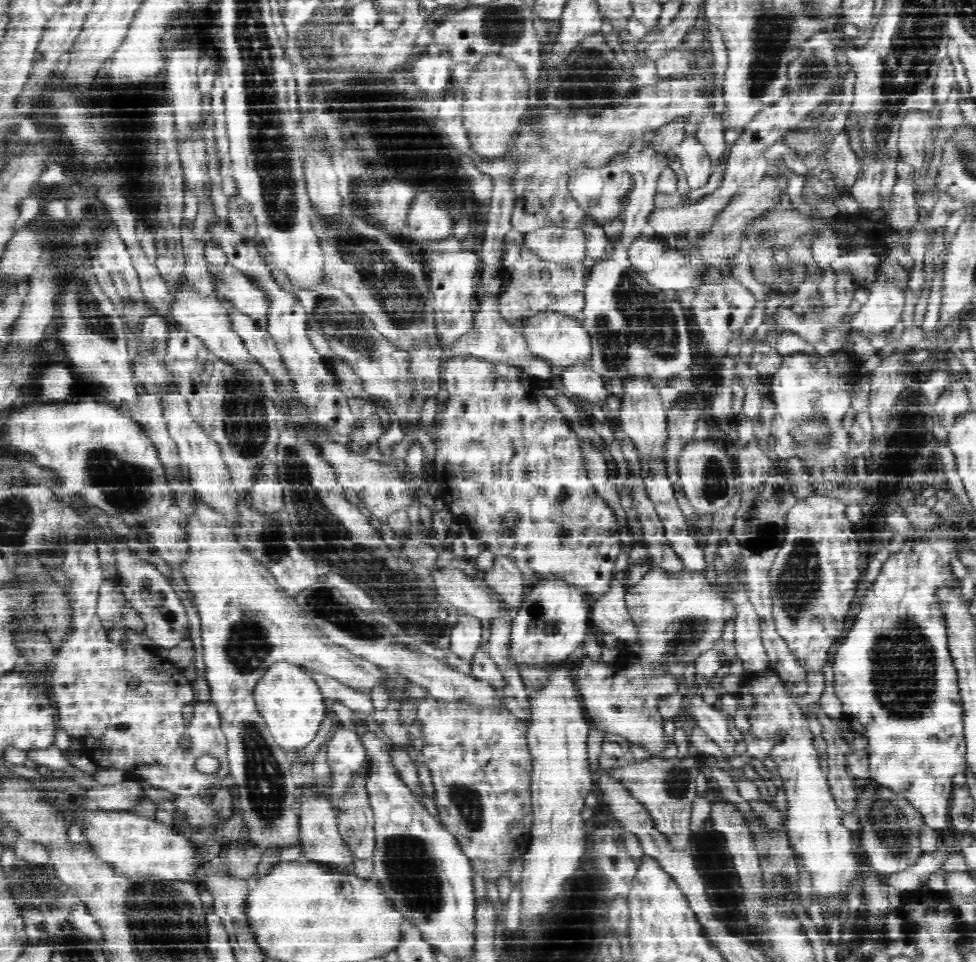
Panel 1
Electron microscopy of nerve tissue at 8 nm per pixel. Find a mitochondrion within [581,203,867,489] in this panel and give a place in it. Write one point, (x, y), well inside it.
(640, 318)

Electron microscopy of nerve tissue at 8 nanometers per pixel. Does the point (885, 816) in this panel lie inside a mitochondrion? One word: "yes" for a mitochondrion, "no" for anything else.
yes

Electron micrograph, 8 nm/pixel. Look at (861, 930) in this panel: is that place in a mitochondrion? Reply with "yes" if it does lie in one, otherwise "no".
no

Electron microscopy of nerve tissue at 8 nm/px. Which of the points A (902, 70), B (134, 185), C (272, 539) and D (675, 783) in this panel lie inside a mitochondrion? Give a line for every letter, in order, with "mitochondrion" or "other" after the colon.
A: mitochondrion
B: other
C: mitochondrion
D: mitochondrion

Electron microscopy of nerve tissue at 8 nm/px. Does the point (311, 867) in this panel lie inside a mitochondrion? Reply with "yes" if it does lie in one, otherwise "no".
no

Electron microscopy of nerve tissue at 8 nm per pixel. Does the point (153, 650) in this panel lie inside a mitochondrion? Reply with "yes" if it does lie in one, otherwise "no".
no

